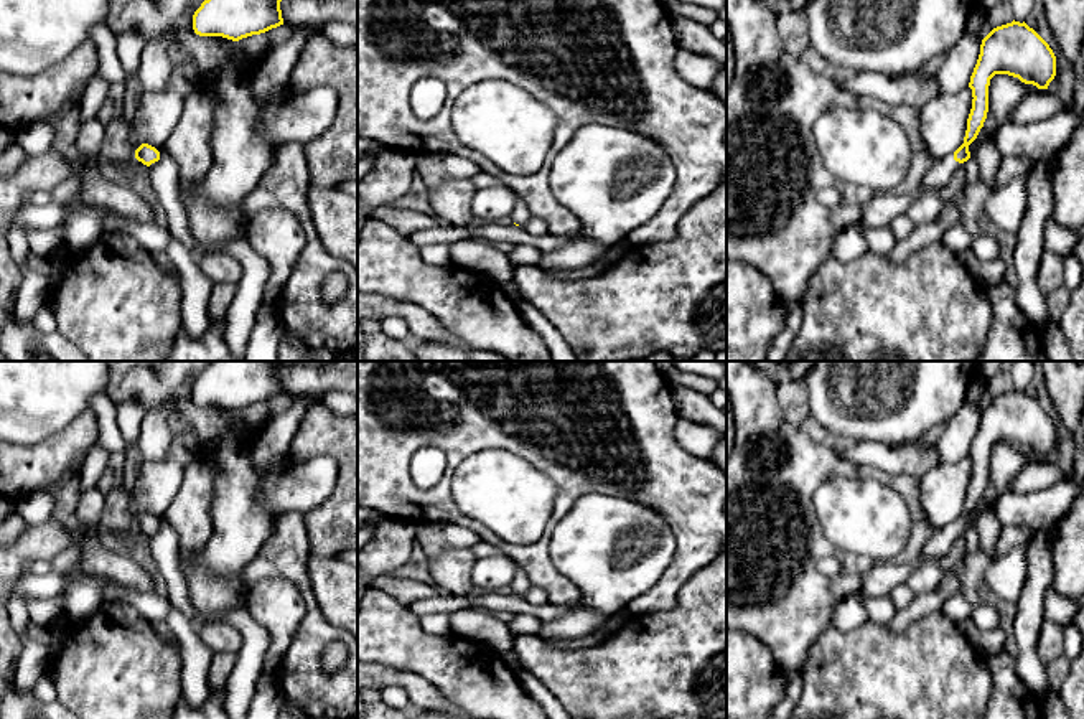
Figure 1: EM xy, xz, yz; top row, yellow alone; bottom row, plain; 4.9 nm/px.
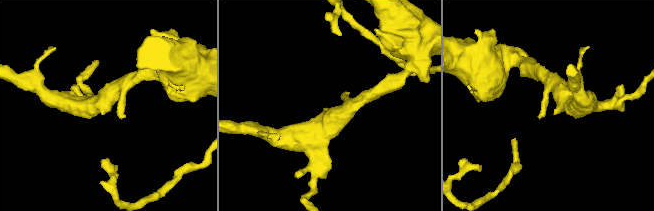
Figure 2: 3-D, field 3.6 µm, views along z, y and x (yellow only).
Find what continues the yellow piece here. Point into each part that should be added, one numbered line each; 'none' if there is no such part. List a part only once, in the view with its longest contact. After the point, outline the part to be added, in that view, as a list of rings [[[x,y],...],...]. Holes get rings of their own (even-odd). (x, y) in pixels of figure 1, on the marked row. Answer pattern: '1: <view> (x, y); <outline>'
1: yz (928, 206); [[[949,153],[923,176],[919,183],[919,196],[906,211],[916,226],[936,221],[941,216],[944,201],[941,200],[939,191],[949,183],[952,173],[960,165],[962,163],[954,160],[954,153]]]

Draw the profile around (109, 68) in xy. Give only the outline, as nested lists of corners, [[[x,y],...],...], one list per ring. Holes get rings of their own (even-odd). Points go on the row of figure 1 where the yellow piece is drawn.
[[[96,25],[91,30],[91,41],[97,49],[96,76],[100,76],[109,84],[127,82],[117,56],[117,36],[107,28],[107,25]]]

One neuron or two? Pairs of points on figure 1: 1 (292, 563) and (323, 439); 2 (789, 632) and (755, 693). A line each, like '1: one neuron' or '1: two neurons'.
1: two neurons
2: two neurons

